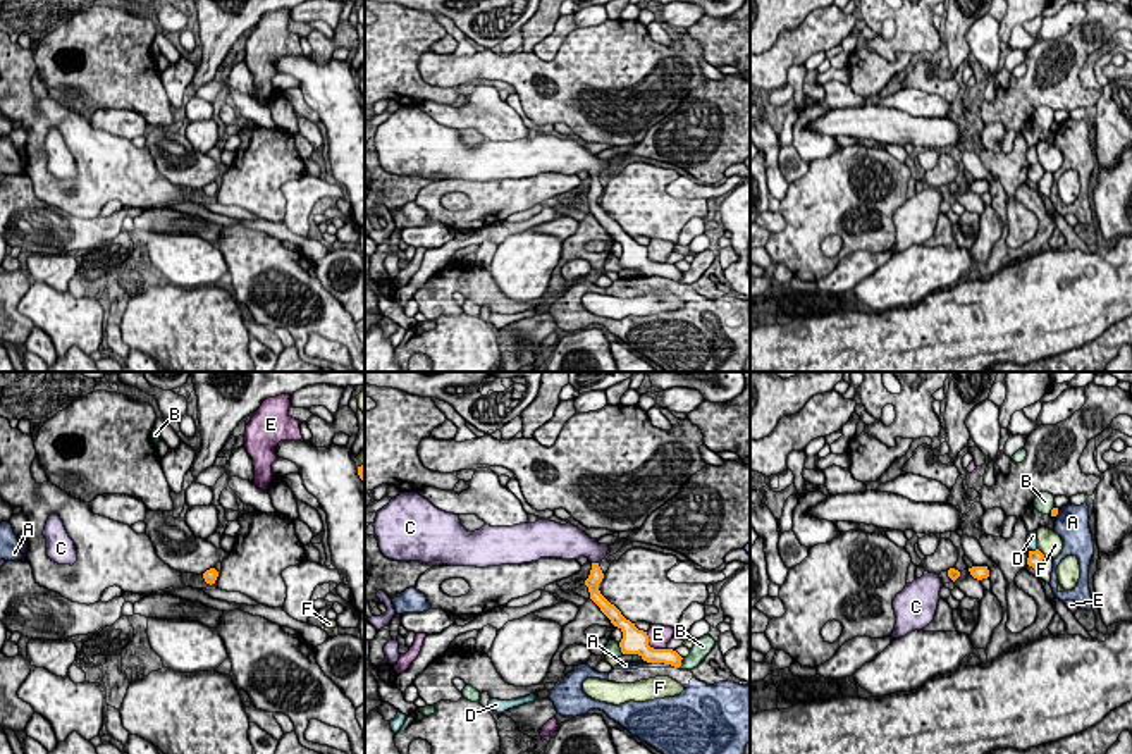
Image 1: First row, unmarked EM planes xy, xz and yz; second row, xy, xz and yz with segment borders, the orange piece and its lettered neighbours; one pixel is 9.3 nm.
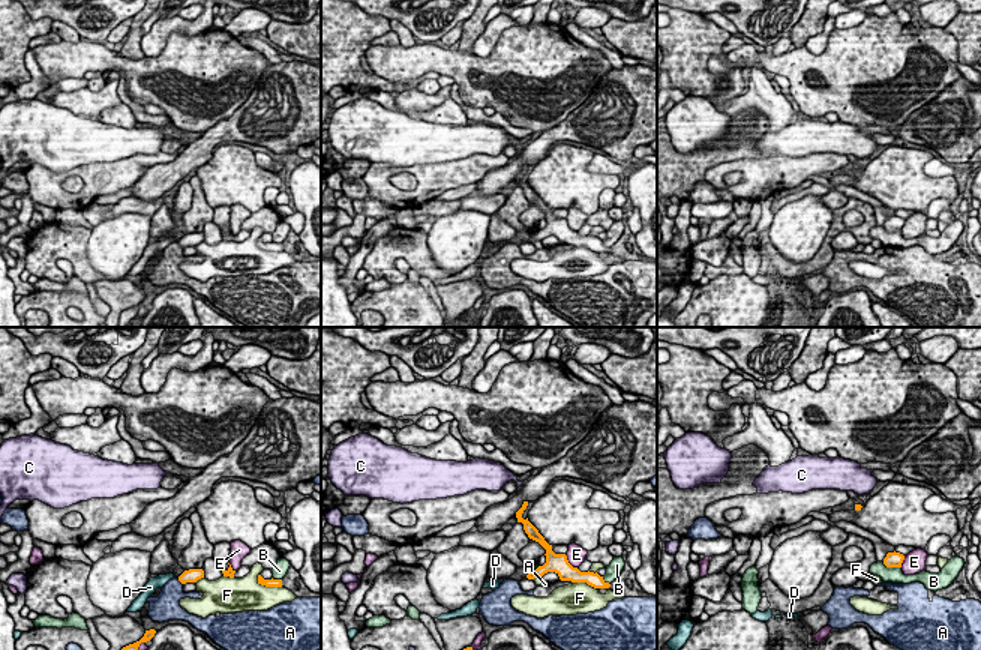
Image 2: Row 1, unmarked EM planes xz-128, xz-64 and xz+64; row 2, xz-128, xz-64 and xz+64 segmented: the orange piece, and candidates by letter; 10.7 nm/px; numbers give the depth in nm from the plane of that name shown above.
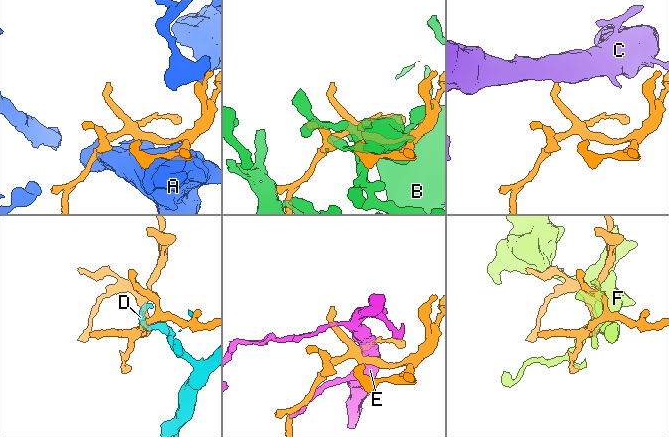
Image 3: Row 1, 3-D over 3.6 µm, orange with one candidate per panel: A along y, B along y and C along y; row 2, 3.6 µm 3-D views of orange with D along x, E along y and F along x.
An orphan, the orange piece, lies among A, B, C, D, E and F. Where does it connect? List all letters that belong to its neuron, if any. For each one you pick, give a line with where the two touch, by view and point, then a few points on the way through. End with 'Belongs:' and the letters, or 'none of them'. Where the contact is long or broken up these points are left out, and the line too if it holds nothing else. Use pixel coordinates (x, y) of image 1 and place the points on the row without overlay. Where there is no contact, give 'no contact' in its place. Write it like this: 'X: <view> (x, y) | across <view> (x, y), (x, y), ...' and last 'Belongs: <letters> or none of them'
C: xz (596, 178) | across xz (596, 190), (596, 178), (577, 159)
Belongs: C

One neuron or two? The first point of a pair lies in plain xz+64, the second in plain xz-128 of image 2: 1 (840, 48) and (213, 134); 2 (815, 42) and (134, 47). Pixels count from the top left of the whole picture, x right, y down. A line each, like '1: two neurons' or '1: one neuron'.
1: two neurons
2: two neurons

